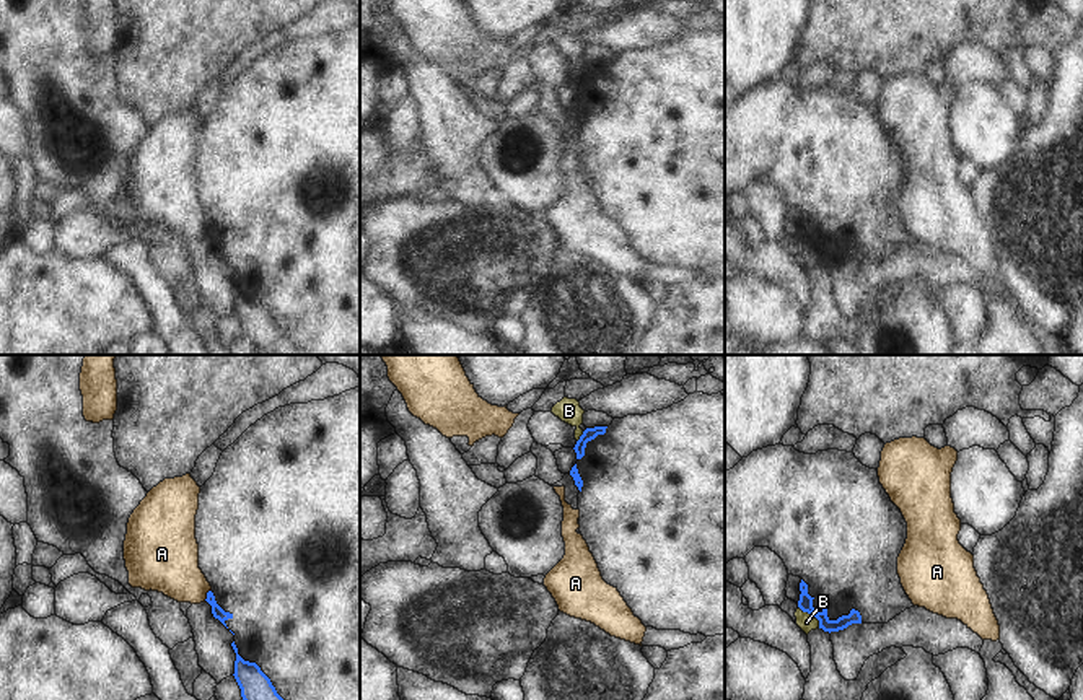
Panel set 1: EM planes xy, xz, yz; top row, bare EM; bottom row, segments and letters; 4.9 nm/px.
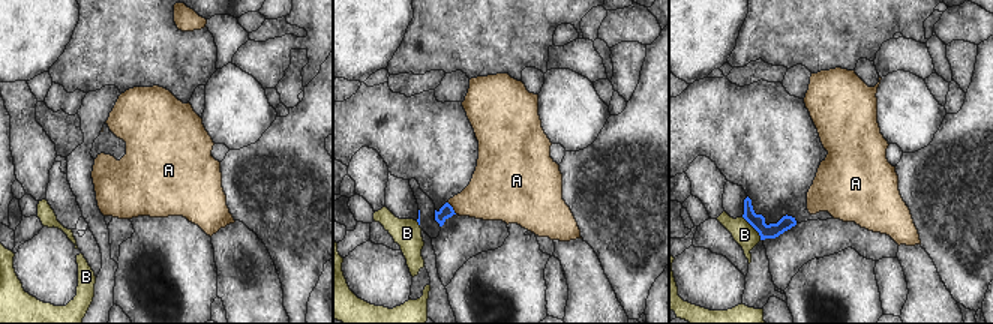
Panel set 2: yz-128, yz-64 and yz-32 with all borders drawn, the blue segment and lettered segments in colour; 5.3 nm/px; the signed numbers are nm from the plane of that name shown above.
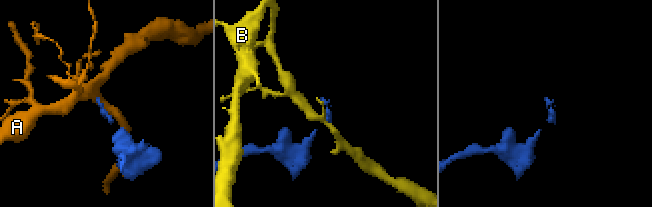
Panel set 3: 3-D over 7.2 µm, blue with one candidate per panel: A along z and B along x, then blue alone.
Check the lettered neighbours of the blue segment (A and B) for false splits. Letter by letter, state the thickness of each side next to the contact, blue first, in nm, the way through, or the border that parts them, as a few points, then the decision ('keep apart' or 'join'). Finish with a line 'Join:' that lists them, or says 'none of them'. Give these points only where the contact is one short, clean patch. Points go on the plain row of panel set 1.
A: calibres 60 and 300 nm; border xy (210, 225), (204, 235); keep apart
B: calibres 70 and 90 nm; border yz (798, 241), (810, 248), (819, 262); keep apart
Join: none of them

